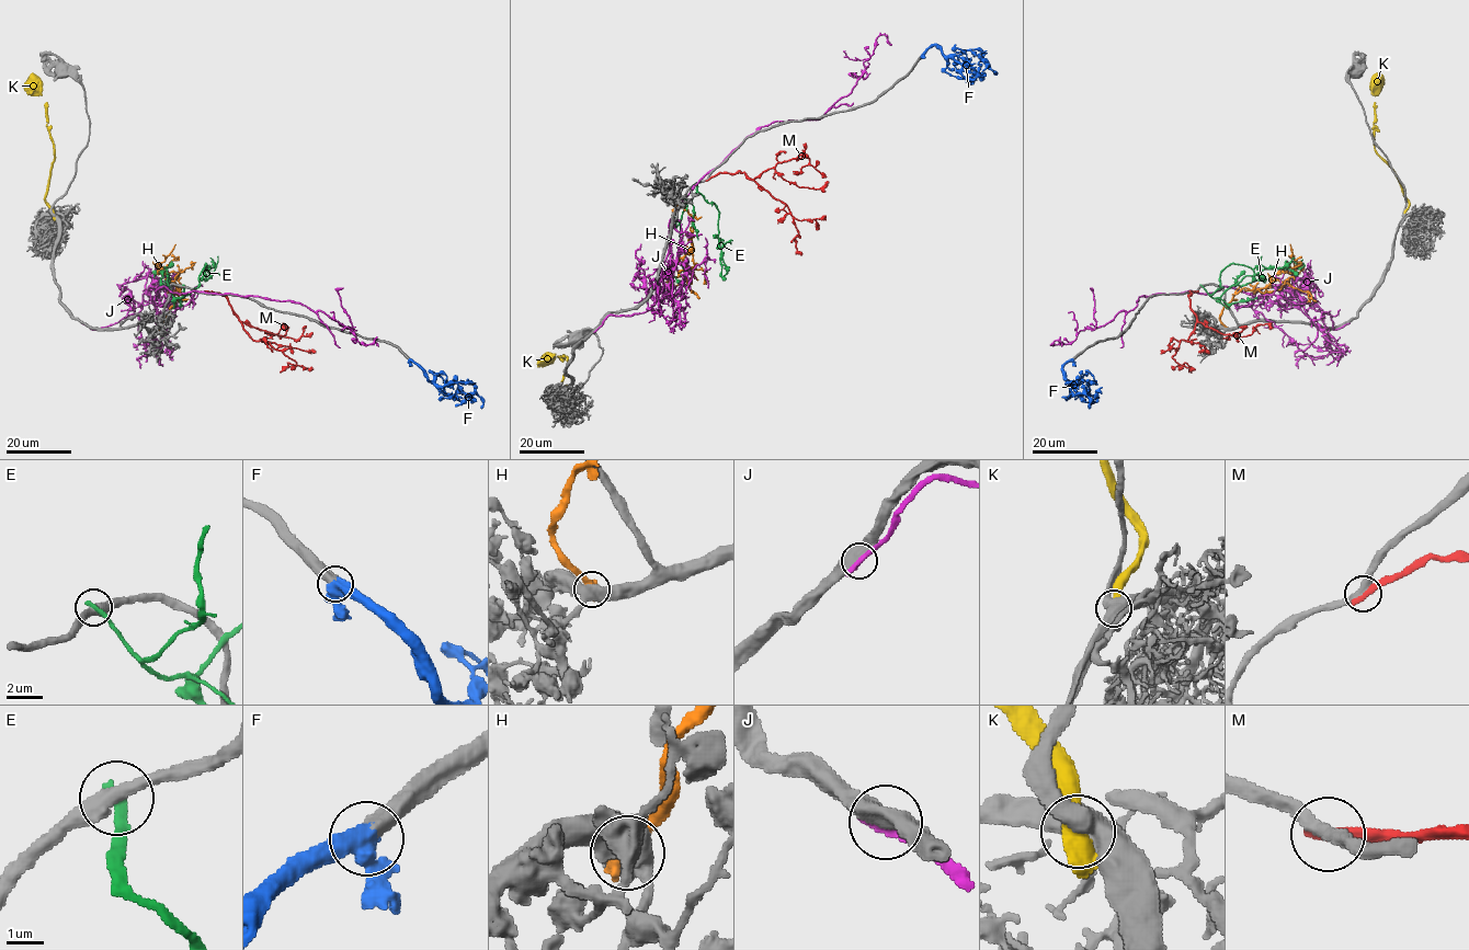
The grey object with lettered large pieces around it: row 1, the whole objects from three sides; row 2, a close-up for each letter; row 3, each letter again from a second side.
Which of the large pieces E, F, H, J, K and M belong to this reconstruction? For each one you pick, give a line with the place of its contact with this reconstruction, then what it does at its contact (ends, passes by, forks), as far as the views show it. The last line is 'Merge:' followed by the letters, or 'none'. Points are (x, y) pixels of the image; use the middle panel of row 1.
F: (922, 55) | it forks
Merge: F

